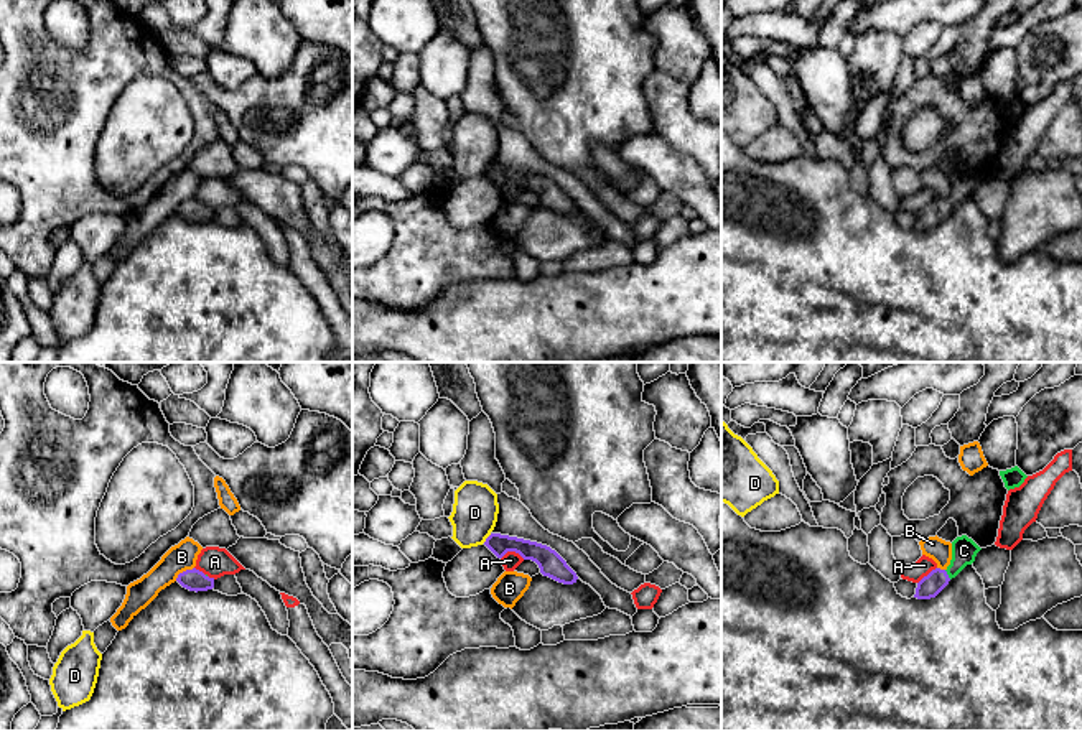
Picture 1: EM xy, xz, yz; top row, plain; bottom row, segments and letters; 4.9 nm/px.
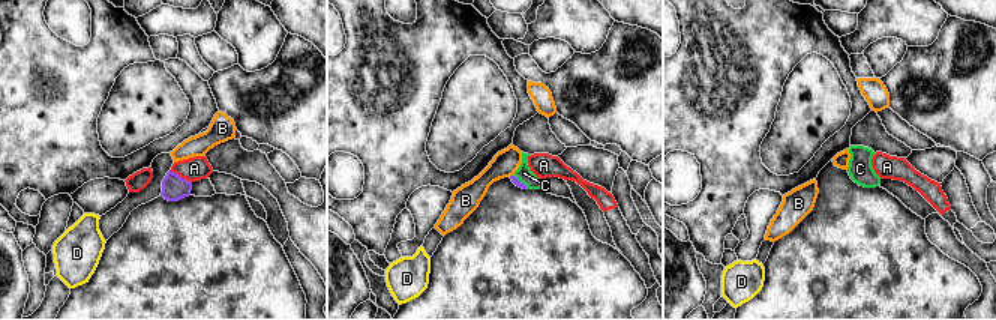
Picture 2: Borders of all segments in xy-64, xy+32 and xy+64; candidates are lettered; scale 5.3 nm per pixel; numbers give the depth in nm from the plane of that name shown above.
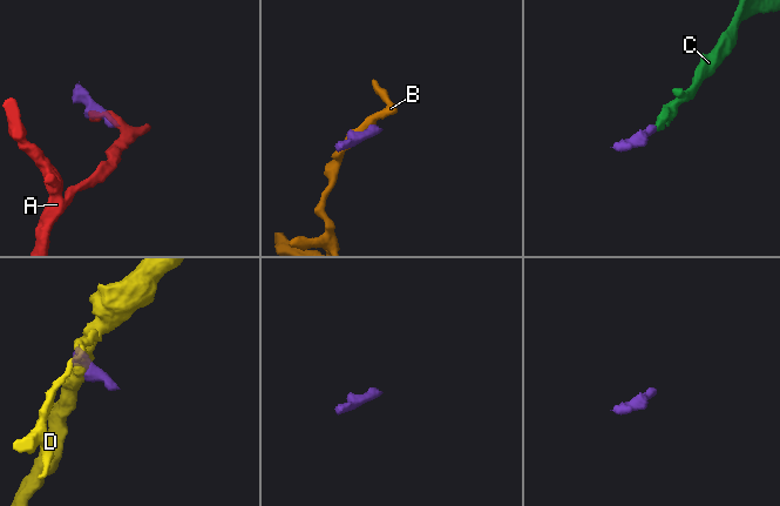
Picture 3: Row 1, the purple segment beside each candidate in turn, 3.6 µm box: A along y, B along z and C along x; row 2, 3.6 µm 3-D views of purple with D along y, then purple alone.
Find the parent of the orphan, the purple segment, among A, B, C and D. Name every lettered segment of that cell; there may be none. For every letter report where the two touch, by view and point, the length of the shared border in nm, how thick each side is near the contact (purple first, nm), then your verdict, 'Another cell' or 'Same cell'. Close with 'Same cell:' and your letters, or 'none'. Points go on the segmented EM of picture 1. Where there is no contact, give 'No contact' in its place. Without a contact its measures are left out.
A: Touches purple at xz (513, 550). Shared border 120 nm. Thickness 120 nm (purple) against 90 nm. Another cell
B: Touches purple at xy (183, 572). Shared border 120 nm. Thickness 110 nm (purple) against 140 nm. Another cell
C: Touches purple at yz (947, 575). Shared border 60 nm. Thickness 110 nm (purple) against 130 nm. Same cell
D: Touches purple at xz (486, 539). Shared border 60 nm. Thickness 100 nm (purple) against 220 nm. Another cell
Same cell: C

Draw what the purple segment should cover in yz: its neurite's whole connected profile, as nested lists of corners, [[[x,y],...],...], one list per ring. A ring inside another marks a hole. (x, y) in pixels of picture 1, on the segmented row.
[[[967,535],[957,537],[952,542],[952,560],[945,570],[935,568],[924,576],[916,588],[914,598],[930,599],[935,598],[952,578],[955,578],[967,565],[975,561],[982,548]]]

